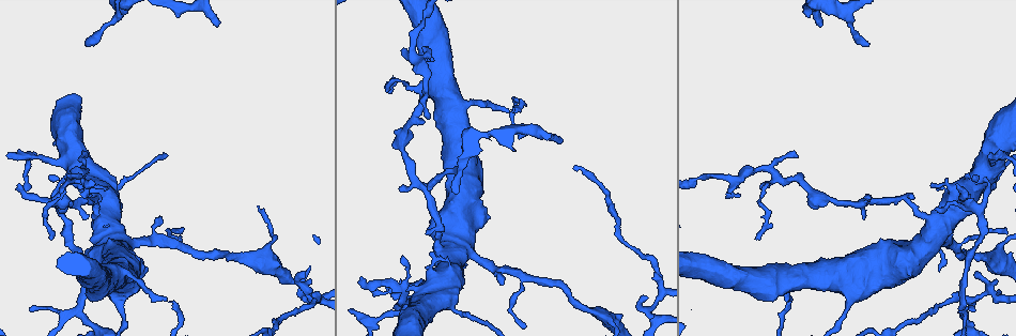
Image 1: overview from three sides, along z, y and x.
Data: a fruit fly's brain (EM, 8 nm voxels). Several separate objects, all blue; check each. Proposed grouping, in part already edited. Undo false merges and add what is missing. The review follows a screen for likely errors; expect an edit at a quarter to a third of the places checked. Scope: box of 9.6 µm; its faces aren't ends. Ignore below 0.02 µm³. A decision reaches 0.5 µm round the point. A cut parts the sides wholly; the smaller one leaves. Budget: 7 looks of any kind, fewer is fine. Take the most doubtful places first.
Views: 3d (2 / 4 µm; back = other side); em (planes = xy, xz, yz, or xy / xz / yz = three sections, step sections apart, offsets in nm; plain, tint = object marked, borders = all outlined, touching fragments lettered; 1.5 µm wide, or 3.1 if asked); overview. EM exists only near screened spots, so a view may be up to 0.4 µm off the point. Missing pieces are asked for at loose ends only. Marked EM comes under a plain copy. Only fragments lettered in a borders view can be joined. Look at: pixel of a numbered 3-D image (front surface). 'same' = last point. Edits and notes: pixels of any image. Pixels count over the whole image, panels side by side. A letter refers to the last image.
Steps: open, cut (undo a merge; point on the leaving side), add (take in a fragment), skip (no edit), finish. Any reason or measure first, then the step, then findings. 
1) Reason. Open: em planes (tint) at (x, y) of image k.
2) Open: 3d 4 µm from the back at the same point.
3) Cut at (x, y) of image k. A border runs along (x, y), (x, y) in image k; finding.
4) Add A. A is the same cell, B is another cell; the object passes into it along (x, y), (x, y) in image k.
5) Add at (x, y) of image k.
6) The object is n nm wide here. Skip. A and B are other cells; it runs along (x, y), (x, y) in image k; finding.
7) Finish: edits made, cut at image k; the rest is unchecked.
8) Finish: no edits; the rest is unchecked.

Long arm stops here. Open: em planes (borders) at (822, 24) of image 1.

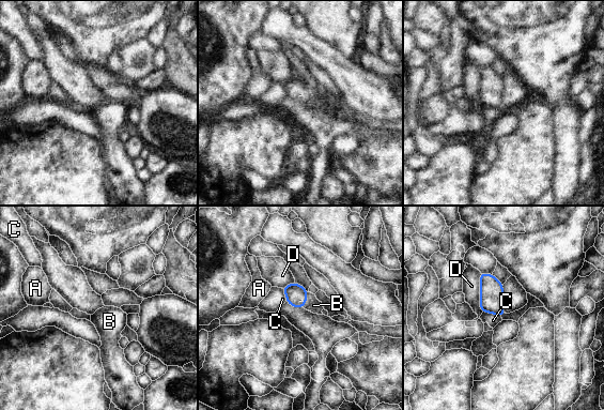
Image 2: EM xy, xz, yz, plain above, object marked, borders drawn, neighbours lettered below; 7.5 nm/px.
The object is 160 nm wide here; the longest contact is with D, 300 nm. Add B. B is the same cell, A, C and D are other cells; it goes on there.

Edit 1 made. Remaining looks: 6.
Redraw. Open: overview.

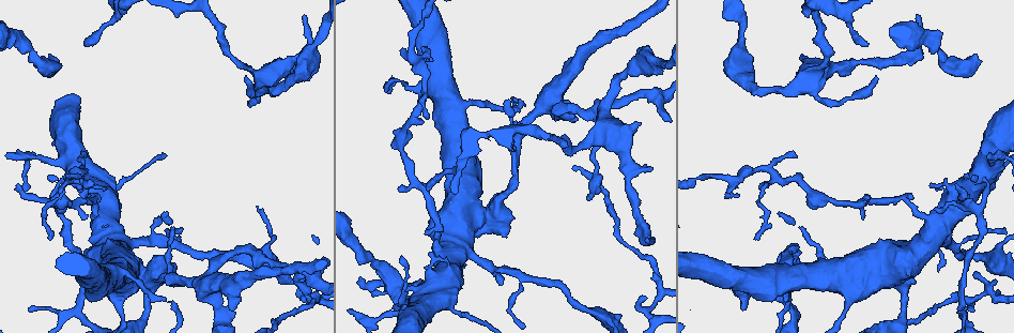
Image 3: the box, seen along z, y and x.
Open: em planes (borders) at (956, 185) of image 3.

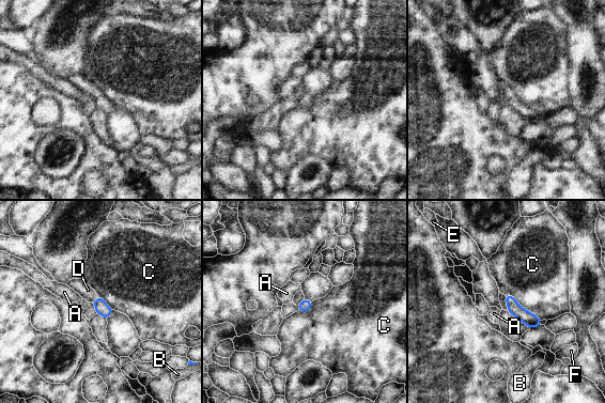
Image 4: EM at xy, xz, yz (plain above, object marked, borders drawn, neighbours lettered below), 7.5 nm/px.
Add D. D is the same cell, A, B, C, E and F are other cells; the object passes into it along (102, 308), (95, 299), (78, 285) in image 4; the neuron continues.

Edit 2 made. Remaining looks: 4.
Redraw. Open: overview.

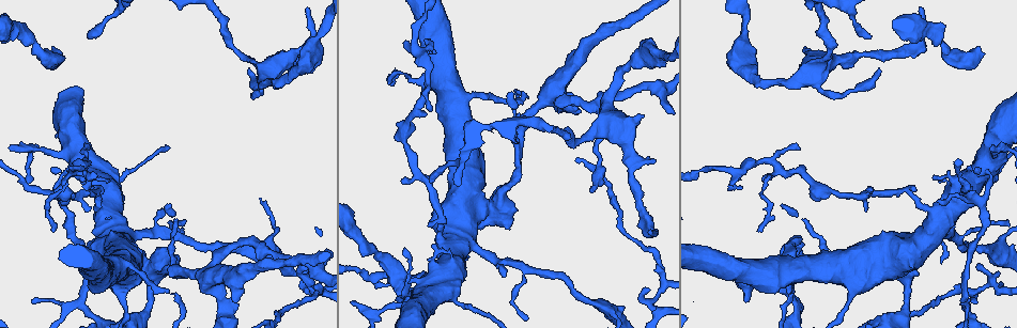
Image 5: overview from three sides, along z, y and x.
An open end. Open: 3d 2 µm at (1005, 223) of image 5.

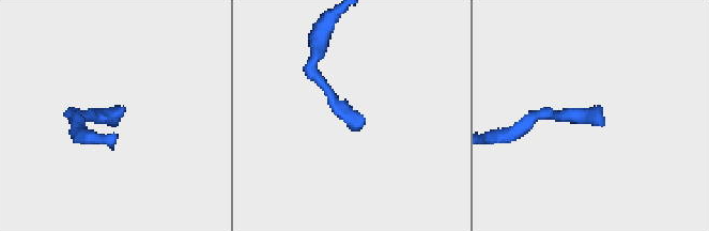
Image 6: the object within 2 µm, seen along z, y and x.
Shape alone is not enough. Open: em planes (borders) at (123, 109) of image 6.

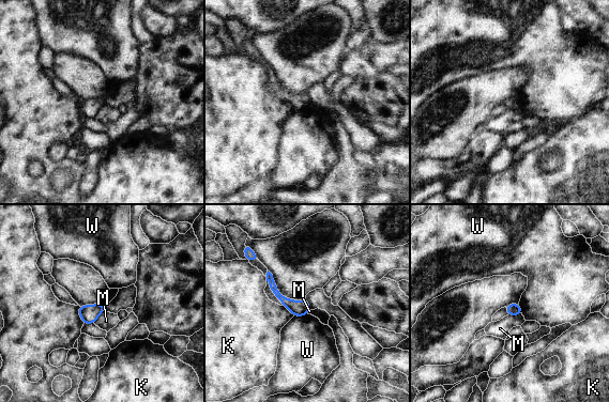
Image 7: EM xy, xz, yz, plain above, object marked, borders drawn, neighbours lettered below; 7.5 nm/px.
The longest contact is with K, 140 nm. Skip. K, M and W are other cells; a border runs along (521, 313), (507, 315) in image 7; no lettered fragment goes on from it.

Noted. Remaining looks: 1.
Finish: edits made, add at image 2, add at image 4; the rest is unchecked.

